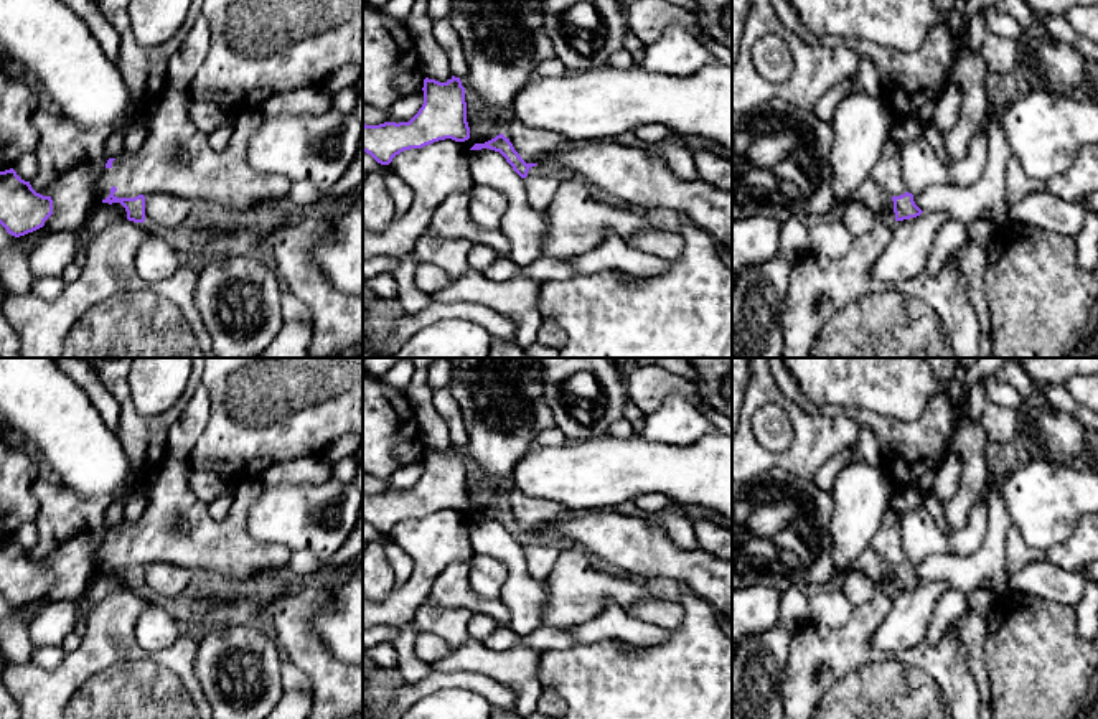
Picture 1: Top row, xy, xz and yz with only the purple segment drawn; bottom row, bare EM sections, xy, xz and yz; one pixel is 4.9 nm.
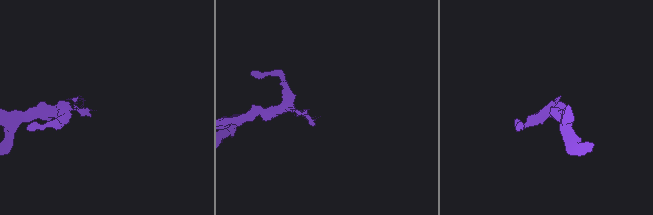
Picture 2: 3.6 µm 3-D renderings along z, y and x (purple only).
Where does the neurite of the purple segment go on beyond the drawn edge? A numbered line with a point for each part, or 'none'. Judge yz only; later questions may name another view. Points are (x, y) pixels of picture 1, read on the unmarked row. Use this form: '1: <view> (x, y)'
1: yz (887, 543)

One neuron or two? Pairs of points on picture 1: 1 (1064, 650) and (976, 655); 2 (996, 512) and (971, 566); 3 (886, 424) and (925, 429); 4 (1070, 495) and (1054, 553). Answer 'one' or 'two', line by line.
1: two
2: one
3: one
4: two

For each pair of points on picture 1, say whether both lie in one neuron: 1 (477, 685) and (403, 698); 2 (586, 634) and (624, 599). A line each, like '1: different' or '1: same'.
1: same
2: different

